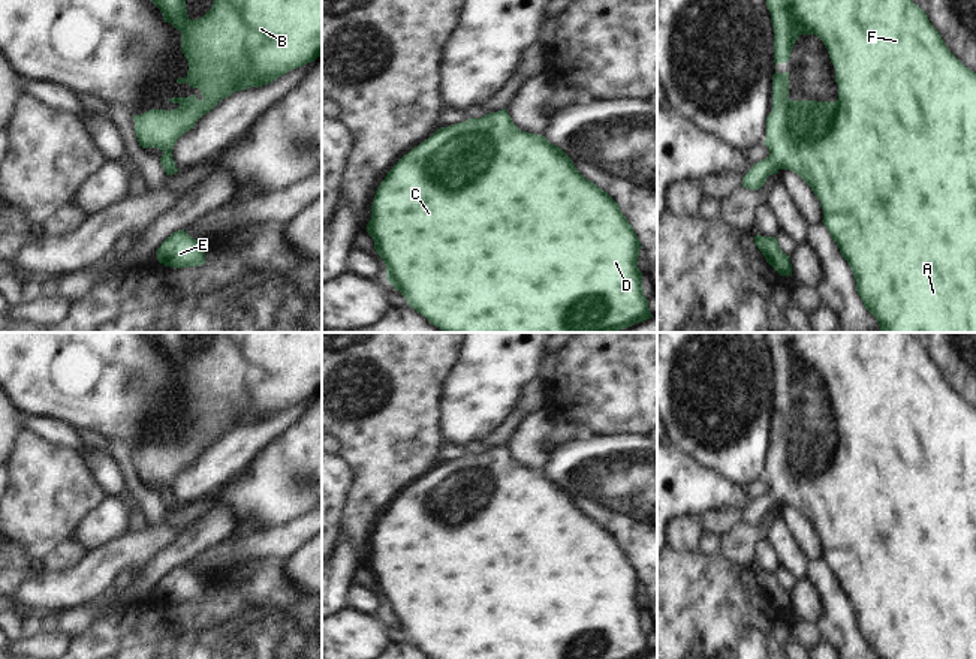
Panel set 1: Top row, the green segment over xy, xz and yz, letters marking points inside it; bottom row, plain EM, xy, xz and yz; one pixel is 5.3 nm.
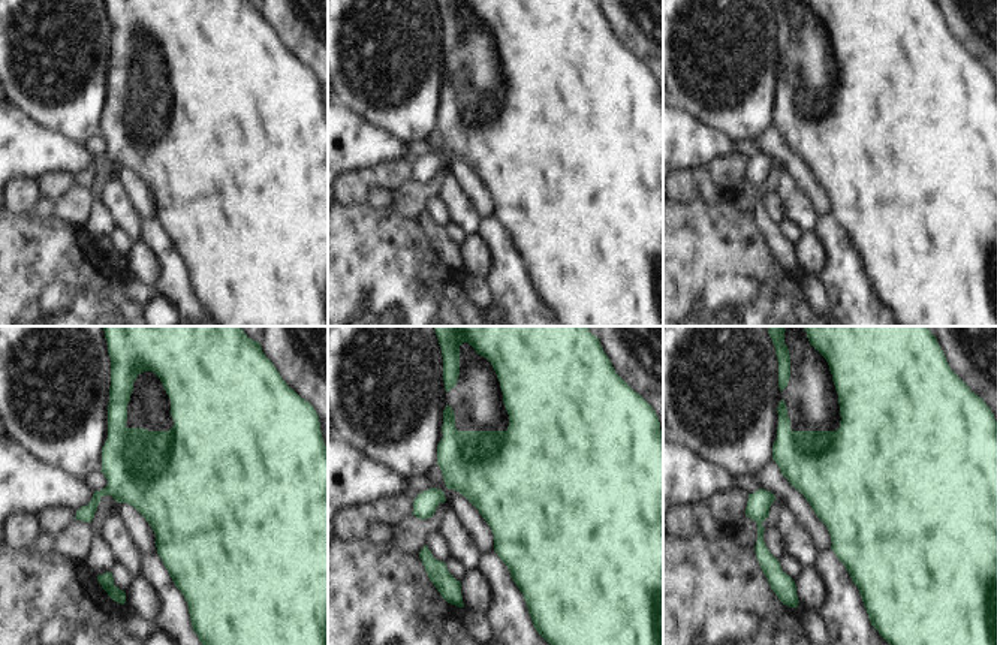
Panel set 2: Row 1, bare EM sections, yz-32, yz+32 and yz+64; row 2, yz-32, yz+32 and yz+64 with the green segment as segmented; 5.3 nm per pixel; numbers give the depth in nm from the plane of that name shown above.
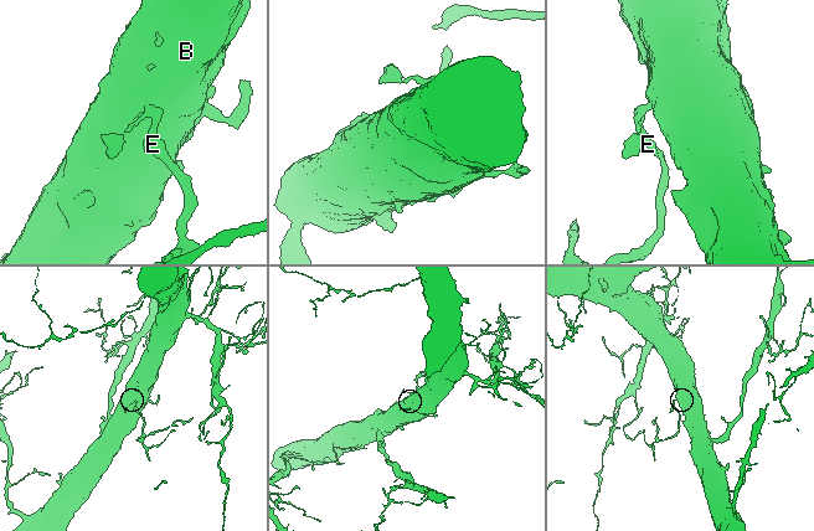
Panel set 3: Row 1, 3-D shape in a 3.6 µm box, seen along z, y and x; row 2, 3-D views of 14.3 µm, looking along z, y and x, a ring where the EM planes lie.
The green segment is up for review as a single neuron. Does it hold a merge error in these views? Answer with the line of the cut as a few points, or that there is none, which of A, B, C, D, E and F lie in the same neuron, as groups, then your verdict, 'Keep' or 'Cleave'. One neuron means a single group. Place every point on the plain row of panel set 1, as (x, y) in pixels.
No split. Groups: A B C D E F. Keep.

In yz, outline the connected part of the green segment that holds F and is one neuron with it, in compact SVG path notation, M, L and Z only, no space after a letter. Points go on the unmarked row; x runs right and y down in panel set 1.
M765 332L765 335L774 362L775 401L789 397L792 383L801 370L816 370L828 385L831 398L835 403L838 434L835 437L790 436L787 433L789 409L778 409L775 403L775 409L772 410L772 446L766 452L766 473L763 478L769 485L769 491L751 502L751 505L742 512L742 521L750 526L757 526L766 518L769 511L778 509L780 505L789 505L798 509L811 523L823 545L822 559L826 562L832 575L837 578L840 589L850 601L856 617L856 626L864 643L877 655L879 659L976 659L976 409L966 403L949 386L939 367L931 361L927 347L915 340L910 332Z

